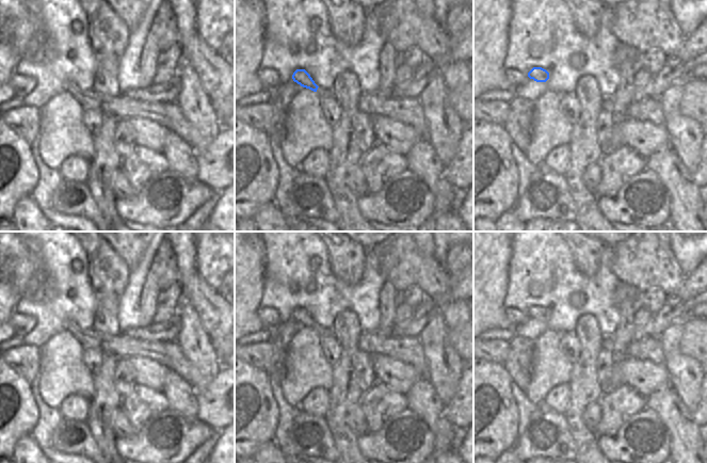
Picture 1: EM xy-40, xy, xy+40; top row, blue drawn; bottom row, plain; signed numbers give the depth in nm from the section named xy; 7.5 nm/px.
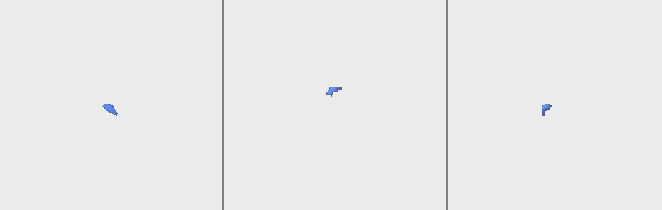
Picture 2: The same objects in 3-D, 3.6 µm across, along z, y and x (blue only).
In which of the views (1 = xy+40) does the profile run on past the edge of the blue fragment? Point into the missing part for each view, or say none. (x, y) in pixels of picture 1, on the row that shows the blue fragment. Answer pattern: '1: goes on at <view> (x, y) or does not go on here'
1: does not go on here

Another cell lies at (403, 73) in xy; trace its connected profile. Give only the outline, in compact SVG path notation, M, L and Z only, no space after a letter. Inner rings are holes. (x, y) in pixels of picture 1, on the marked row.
M404 63L396 67L396 75L393 77L393 84L399 86L413 78L415 69L405 65Z

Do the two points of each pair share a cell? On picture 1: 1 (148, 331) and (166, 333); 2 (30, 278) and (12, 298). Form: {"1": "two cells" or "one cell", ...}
{"1": "one cell", "2": "two cells"}

